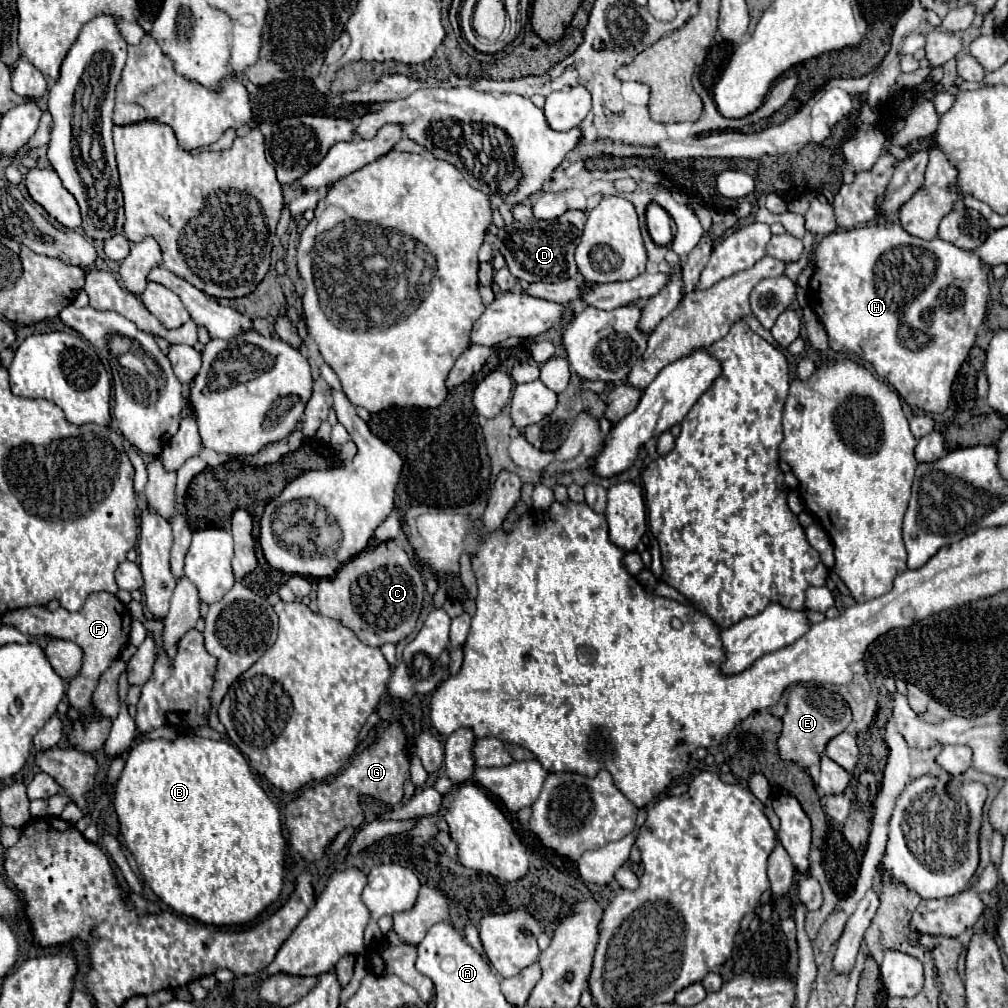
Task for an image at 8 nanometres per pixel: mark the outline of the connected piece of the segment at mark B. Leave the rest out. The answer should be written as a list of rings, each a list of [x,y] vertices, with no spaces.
[[[179,735],[173,741],[167,739],[143,739],[135,747],[131,747],[125,769],[119,775],[119,781],[115,785],[115,813],[119,817],[119,829],[125,839],[127,849],[135,857],[139,871],[145,879],[145,883],[153,889],[153,893],[169,905],[173,911],[189,915],[199,919],[201,923],[211,923],[211,925],[240,927],[255,920],[255,917],[269,905],[273,903],[283,887],[283,863],[285,863],[285,839],[281,833],[281,819],[277,807],[271,803],[271,799],[265,795],[265,791],[257,785],[257,781],[251,775],[251,769],[245,761],[245,757],[225,741],[213,741],[213,739],[203,739],[199,735]]]

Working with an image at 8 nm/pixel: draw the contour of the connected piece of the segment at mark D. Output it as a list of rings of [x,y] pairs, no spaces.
[[[567,211],[557,219],[551,221],[529,221],[519,223],[515,221],[503,237],[505,249],[501,251],[509,271],[527,283],[545,281],[545,283],[557,283],[573,277],[577,273],[577,265],[573,261],[575,247],[581,239],[583,225],[585,225],[585,213],[583,211]]]

